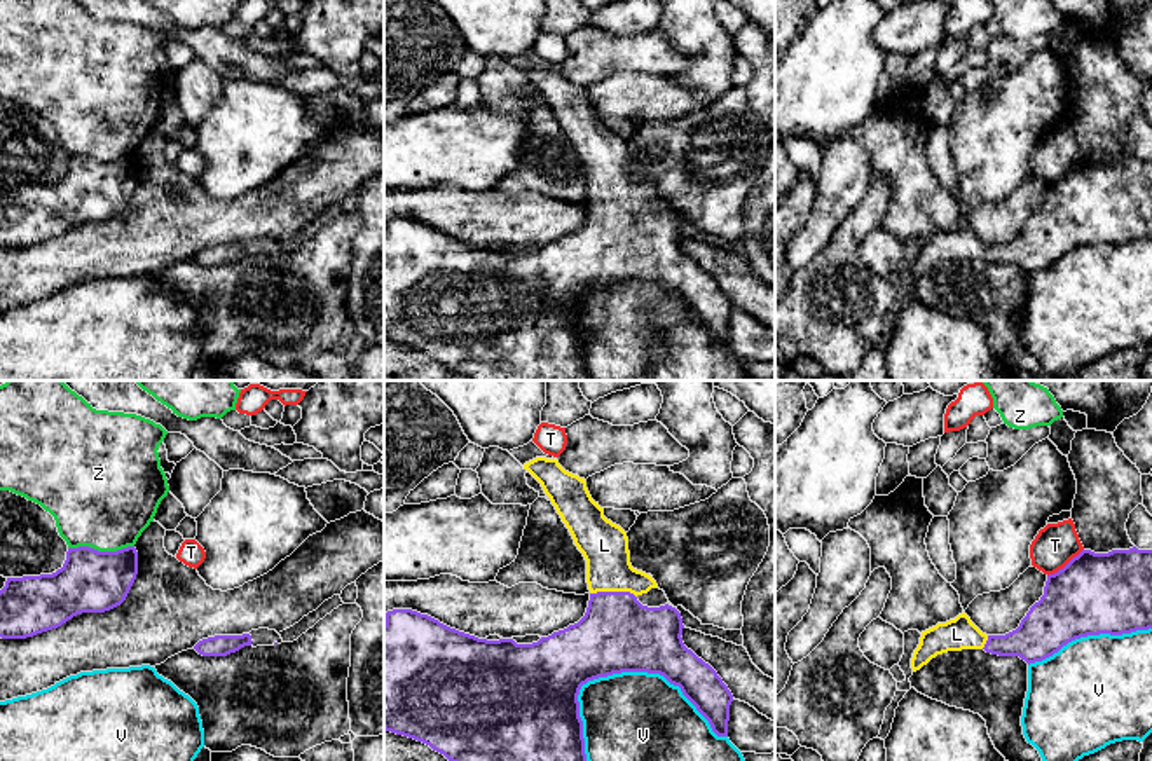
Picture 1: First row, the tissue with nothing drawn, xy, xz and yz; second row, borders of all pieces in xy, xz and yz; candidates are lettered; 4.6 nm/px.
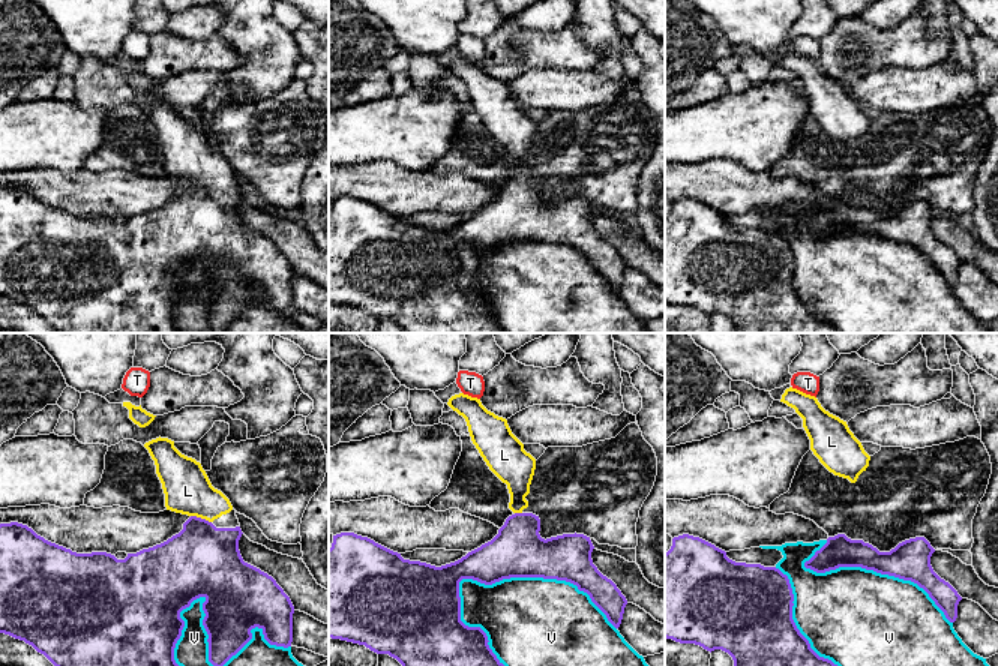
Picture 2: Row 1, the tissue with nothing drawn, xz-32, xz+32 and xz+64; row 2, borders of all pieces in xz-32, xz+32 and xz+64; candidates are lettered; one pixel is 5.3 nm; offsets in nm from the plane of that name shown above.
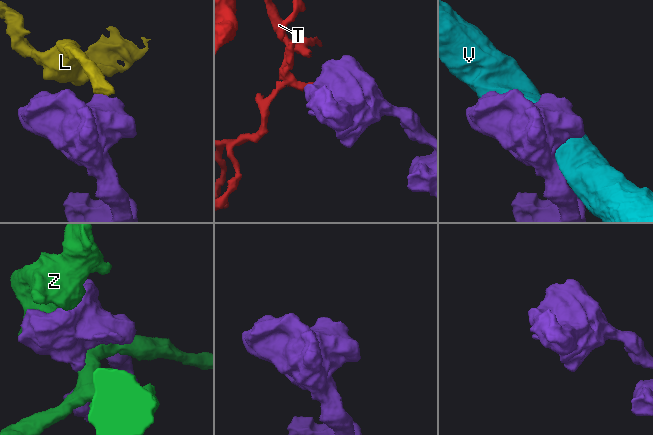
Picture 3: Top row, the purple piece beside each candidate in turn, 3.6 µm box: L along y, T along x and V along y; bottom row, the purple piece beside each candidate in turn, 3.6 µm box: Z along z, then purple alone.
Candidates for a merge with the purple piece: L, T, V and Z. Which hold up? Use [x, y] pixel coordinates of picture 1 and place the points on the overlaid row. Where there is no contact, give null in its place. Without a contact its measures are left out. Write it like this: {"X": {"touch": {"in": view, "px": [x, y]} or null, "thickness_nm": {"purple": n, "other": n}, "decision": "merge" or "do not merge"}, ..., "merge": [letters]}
{"L": {"touch": {"in": "xz", "px": [613, 592]}, "thickness_nm": {"purple": 360, "other": 220}, "decision": "merge"}, "T": {"touch": {"in": "yz", "px": [1067, 564]}, "thickness_nm": {"purple": 380, "other": 200}, "decision": "do not merge"}, "V": {"touch": {"in": "xz", "px": [655, 672]}, "thickness_nm": {"purple": 360, "other": 420}, "decision": "do not merge"}, "Z": {"touch": {"in": "xy", "px": [100, 552]}, "thickness_nm": {"purple": 280, "other": 480}, "decision": "do not merge"}, "merge": ["L"]}

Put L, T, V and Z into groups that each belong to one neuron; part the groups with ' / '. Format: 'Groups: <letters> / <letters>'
Groups: L / T / V / Z

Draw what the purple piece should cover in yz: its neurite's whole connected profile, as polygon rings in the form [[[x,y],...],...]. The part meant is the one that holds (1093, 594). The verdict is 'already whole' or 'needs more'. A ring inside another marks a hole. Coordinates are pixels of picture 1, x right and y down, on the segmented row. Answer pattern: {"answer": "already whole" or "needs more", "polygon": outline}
{"answer": "needs more", "polygon": [[[1082,550],[1063,569],[1047,576],[1044,595],[1019,627],[1005,635],[983,634],[962,613],[922,632],[911,668],[920,670],[937,655],[984,649],[1019,656],[1028,665],[1087,635],[1122,635],[1152,628],[1152,550]]]}

